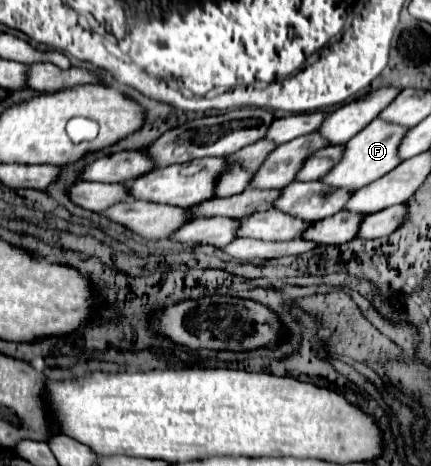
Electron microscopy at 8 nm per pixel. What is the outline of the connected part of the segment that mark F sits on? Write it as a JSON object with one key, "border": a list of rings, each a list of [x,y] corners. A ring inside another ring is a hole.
{"border":[[[376,118],[362,132],[358,132],[350,142],[346,142],[346,150],[344,150],[342,160],[338,162],[338,166],[334,166],[322,178],[322,182],[328,186],[334,186],[334,188],[360,190],[362,186],[382,178],[384,174],[388,174],[390,170],[394,170],[402,162],[398,158],[398,146],[400,146],[400,142],[408,130],[410,130],[408,126],[400,126],[394,122],[386,122],[382,118]]]}

